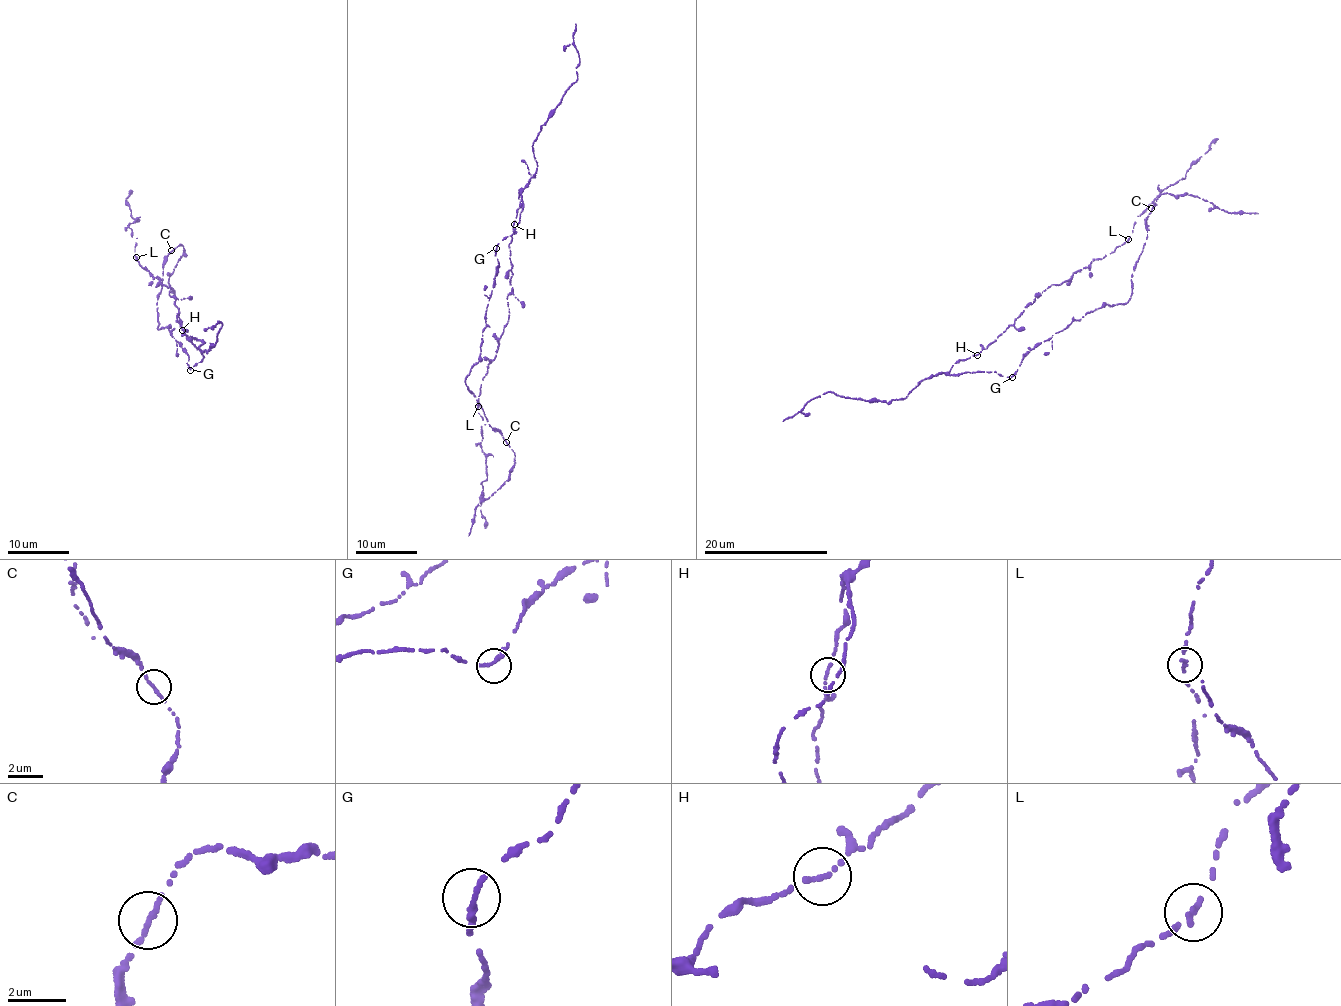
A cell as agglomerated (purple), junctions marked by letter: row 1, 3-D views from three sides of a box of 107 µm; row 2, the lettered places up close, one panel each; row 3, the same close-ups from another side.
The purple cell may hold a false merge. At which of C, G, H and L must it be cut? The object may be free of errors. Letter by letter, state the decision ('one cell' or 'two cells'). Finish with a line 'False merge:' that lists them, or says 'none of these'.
C: one cell
G: one cell
H: one cell
L: one cell
False merge: none of these

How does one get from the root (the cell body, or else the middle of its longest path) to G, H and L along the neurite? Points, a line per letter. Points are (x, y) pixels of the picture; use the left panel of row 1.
G: (197, 347), (204, 357), (190, 370)
H: (197, 347), (182, 330)
L: (197, 347), (175, 322), (179, 313), (175, 299), (169, 294), (171, 287), (139, 266), (136, 258)

